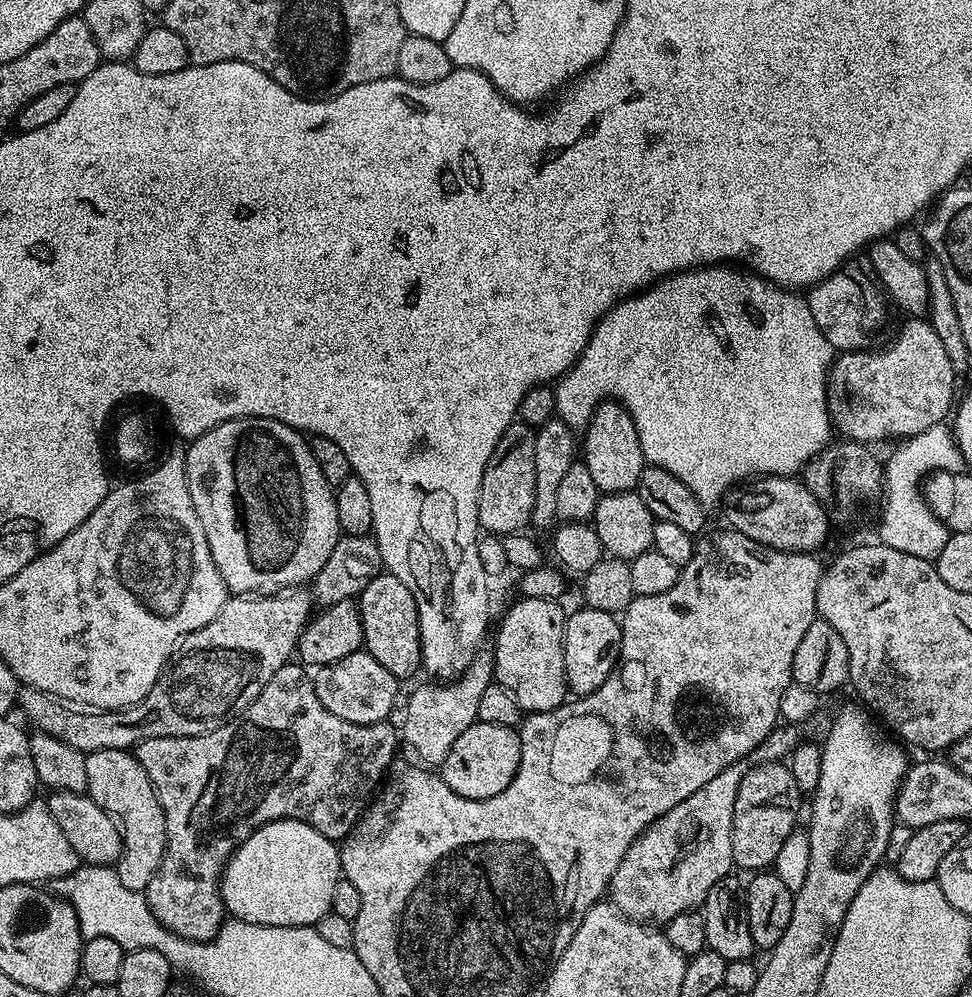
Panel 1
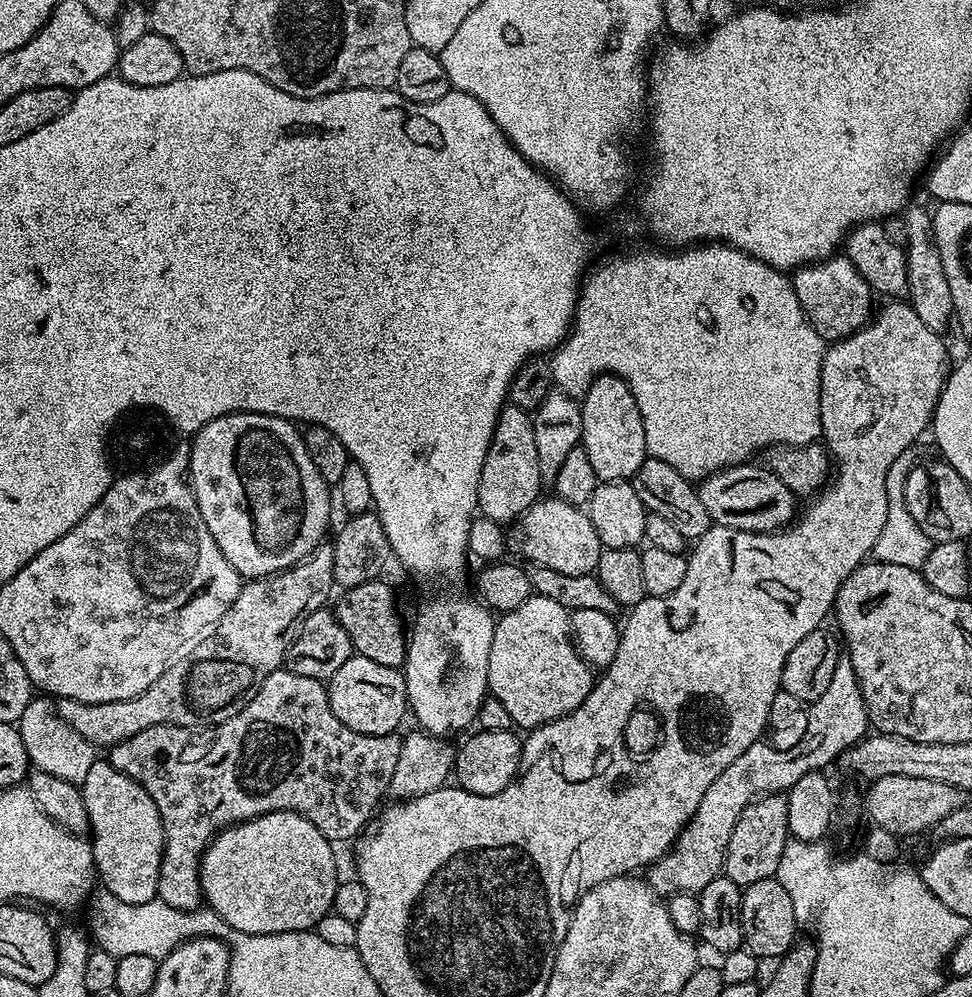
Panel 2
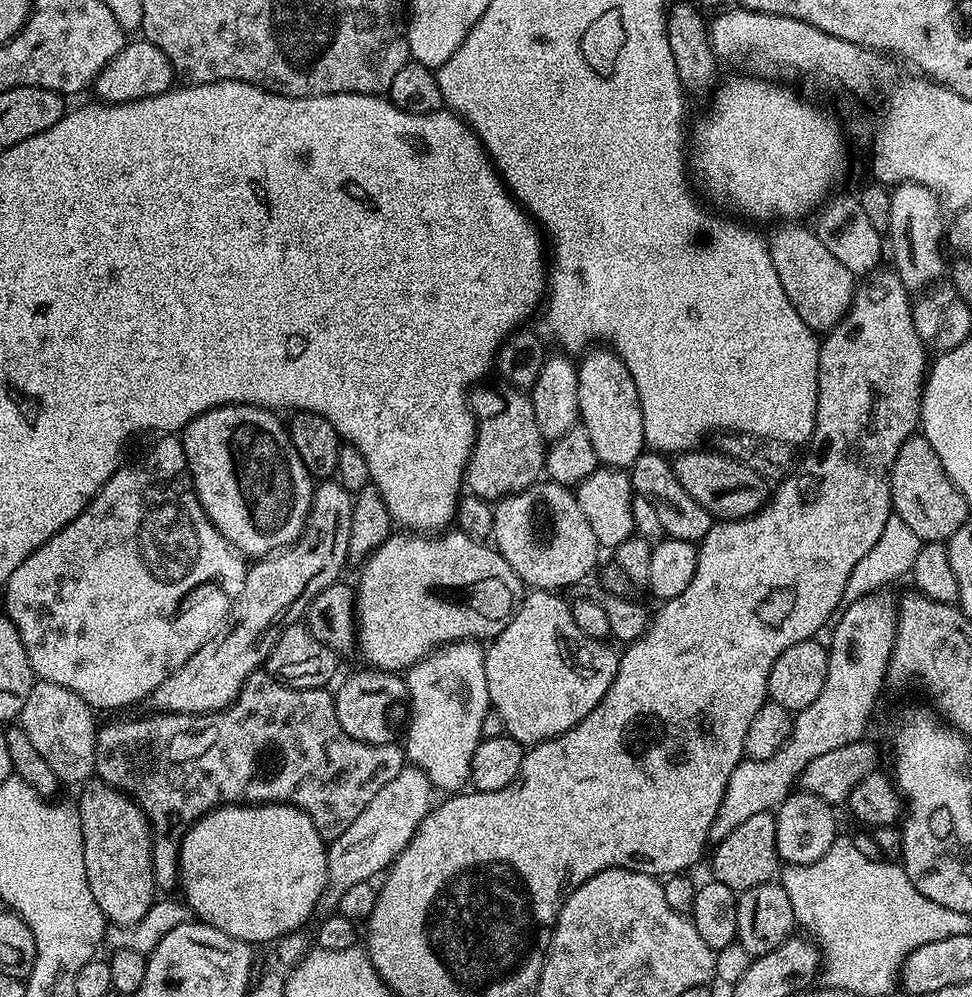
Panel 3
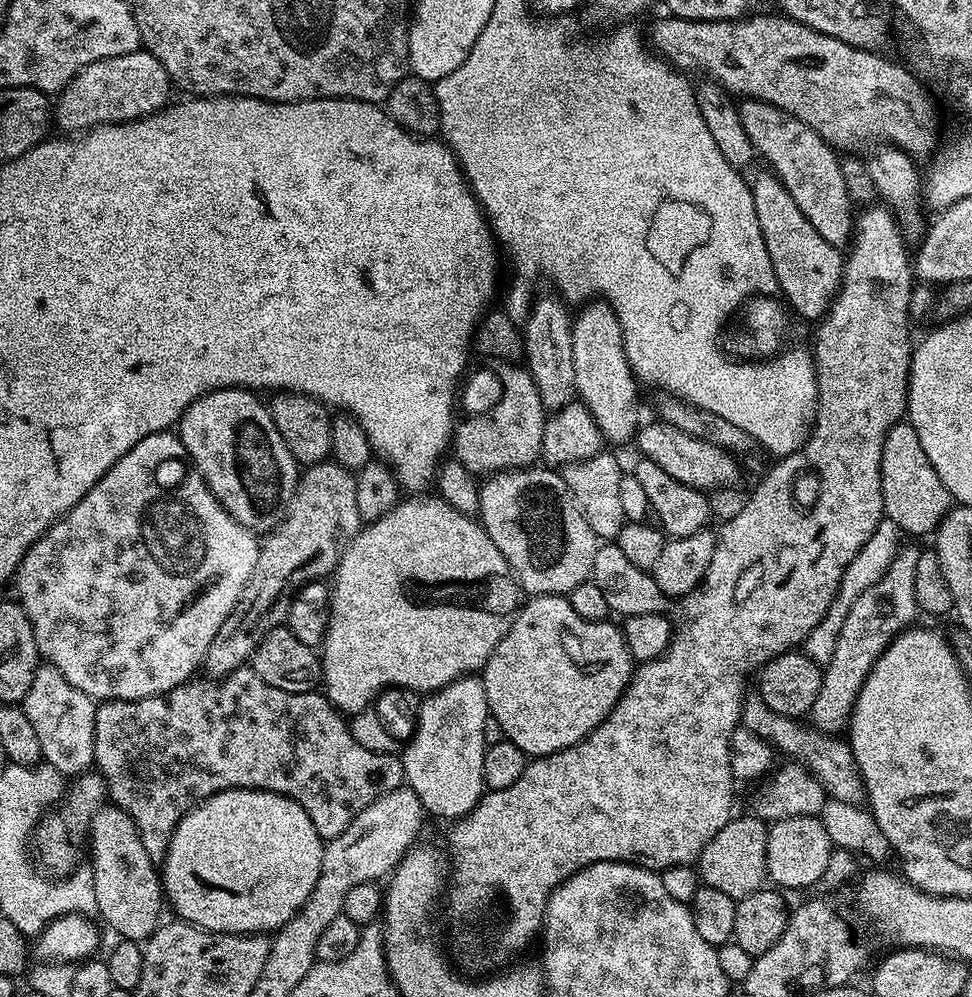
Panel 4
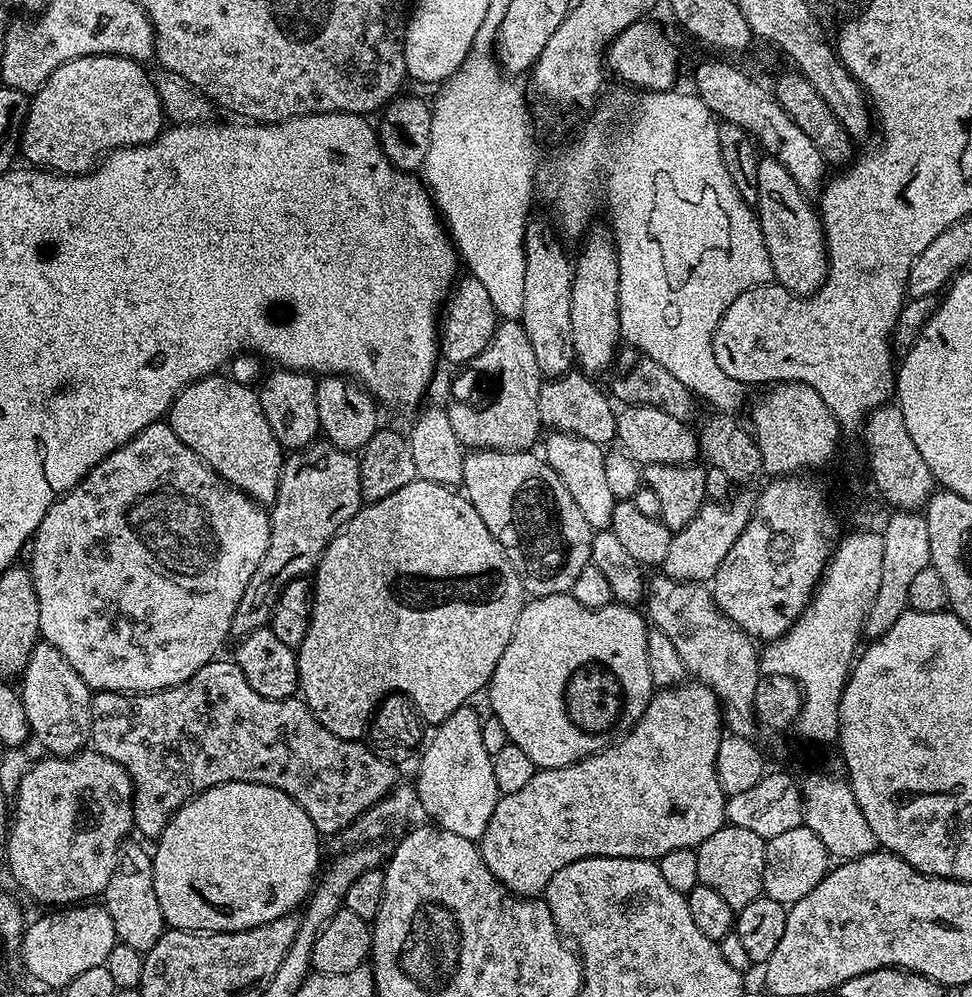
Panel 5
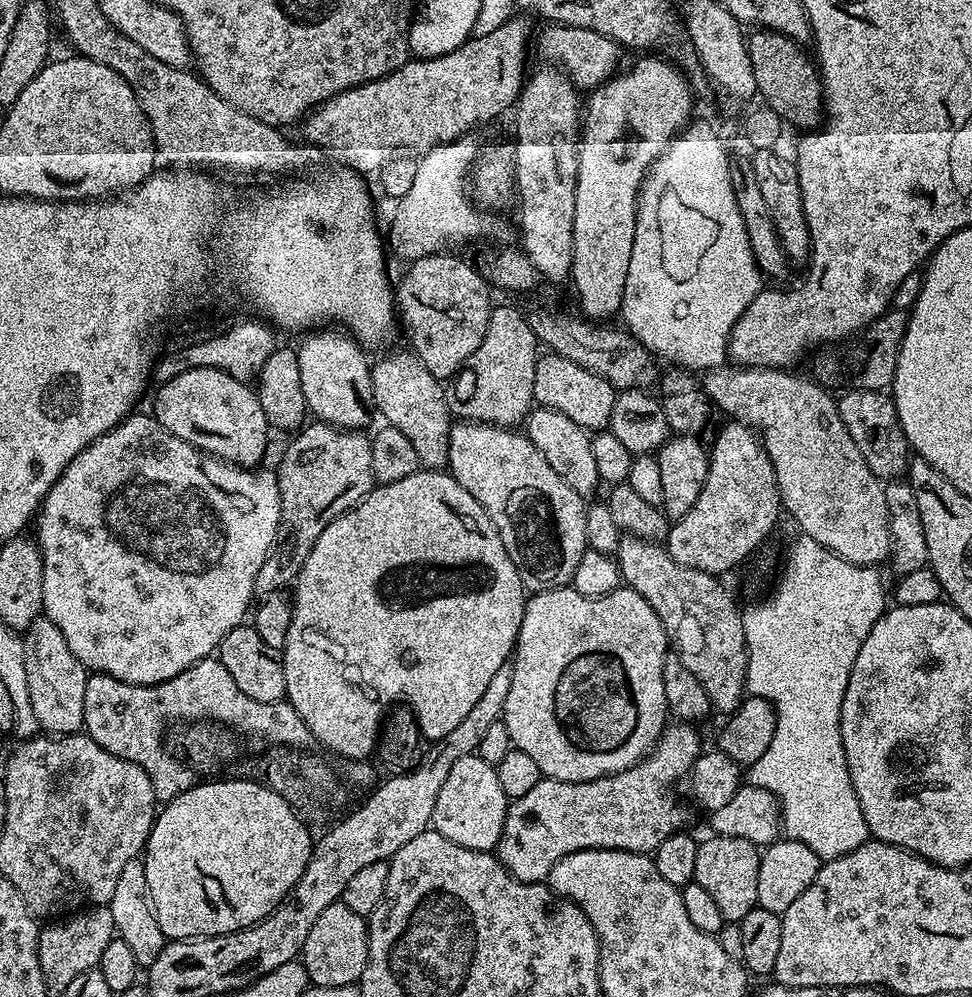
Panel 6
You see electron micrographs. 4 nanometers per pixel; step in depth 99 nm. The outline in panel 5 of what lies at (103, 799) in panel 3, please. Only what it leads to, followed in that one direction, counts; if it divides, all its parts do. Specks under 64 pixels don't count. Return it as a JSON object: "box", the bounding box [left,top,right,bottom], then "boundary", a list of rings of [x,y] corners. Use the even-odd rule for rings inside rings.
{"box":[102,842,166,954],"boundary":[[[125,842],[120,845],[120,856],[116,859],[116,872],[104,887],[102,905],[109,912],[119,943],[134,946],[141,954],[149,952],[166,931],[162,910],[158,906],[158,894],[154,894],[154,874],[149,849],[140,844]]]}

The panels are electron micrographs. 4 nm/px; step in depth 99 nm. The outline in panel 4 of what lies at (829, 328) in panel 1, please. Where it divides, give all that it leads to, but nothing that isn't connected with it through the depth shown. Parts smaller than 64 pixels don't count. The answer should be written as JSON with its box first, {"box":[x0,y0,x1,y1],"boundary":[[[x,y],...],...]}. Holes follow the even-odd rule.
{"box":[750,174,845,322],"boundary":[[[775,174],[767,175],[758,177],[756,181],[753,179],[750,187],[754,214],[758,214],[762,242],[766,242],[766,250],[770,253],[779,295],[795,315],[797,312],[804,320],[819,322],[832,305],[832,299],[840,293],[845,257],[841,249],[830,246],[830,242],[826,242],[826,238],[822,238],[822,234],[810,226],[806,214],[798,210],[783,182]]]}

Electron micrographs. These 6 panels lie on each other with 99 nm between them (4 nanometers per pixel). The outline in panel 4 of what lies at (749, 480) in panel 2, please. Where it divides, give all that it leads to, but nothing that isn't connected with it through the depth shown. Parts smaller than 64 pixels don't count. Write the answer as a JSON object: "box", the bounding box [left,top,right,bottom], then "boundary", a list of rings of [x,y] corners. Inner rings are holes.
{"box":[634,422,740,490],"boundary":[[[663,422],[645,423],[637,431],[634,444],[640,447],[639,455],[650,462],[658,462],[666,474],[678,478],[678,482],[686,482],[686,486],[709,490],[708,488],[728,488],[740,480],[740,468],[737,457],[730,452],[723,452],[718,446],[710,446],[710,442],[702,442],[698,438],[690,438],[690,434],[682,434],[674,426]]]}

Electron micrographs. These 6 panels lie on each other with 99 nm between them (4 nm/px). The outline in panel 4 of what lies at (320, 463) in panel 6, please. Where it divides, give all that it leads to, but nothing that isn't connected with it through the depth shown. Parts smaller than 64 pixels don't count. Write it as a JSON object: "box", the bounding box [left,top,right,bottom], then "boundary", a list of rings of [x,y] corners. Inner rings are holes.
{"box":[202,462,362,678],"boundary":[[[335,462],[313,464],[303,469],[300,482],[296,486],[296,494],[284,519],[278,527],[263,537],[254,574],[250,574],[250,582],[246,582],[246,590],[242,590],[242,598],[234,606],[230,618],[222,622],[222,630],[214,634],[214,642],[210,642],[210,650],[202,665],[203,671],[209,677],[223,678],[234,670],[245,667],[270,629],[281,627],[287,621],[288,611],[297,592],[313,580],[324,580],[329,574],[335,573],[340,555],[360,533],[362,527],[355,482],[355,475]]]}

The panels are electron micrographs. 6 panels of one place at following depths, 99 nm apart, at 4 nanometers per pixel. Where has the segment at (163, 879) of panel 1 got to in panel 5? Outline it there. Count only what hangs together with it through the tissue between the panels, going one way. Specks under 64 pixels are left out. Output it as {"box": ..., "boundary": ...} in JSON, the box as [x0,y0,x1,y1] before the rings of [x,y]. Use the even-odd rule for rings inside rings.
{"box":[90,658,398,838],"boundary":[[[232,658],[211,660],[209,664],[202,666],[202,670],[198,670],[198,674],[190,674],[190,678],[186,682],[182,682],[178,686],[163,688],[160,692],[95,693],[92,697],[92,738],[90,744],[98,754],[118,762],[118,766],[122,766],[128,777],[132,779],[132,822],[137,833],[140,831],[142,835],[152,836],[151,838],[160,837],[162,830],[166,830],[168,819],[185,802],[193,800],[195,796],[214,786],[229,784],[230,782],[254,782],[262,786],[274,786],[278,790],[282,790],[282,794],[290,794],[290,798],[294,798],[294,802],[298,802],[298,806],[302,806],[302,810],[306,810],[306,814],[310,814],[310,822],[314,822],[314,826],[321,834],[325,837],[332,835],[335,837],[344,829],[349,828],[366,810],[370,810],[384,799],[398,784],[398,780],[396,780],[398,768],[391,759],[388,759],[389,761],[383,760],[378,753],[371,752],[360,740],[347,740],[330,734],[330,730],[326,730],[326,726],[322,726],[322,722],[318,722],[318,718],[314,718],[314,714],[308,709],[308,705],[304,703],[303,699],[262,698],[262,694],[258,694],[258,690],[254,690],[254,686],[250,686],[250,682],[246,682],[246,674],[242,674],[242,670]]]}

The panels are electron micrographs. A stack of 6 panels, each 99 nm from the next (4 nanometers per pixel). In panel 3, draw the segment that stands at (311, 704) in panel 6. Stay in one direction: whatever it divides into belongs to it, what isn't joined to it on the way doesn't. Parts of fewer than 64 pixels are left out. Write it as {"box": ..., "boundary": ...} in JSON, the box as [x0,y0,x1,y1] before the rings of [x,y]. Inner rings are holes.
{"box":[354,530,526,674],"boundary":[[[400,530],[367,556],[360,568],[364,568],[360,572],[360,585],[357,583],[354,591],[358,652],[364,655],[369,669],[400,674],[445,644],[457,640],[488,642],[507,626],[526,595],[526,585],[510,570],[510,562],[495,547],[486,545],[459,530],[448,530],[443,535]]]}

